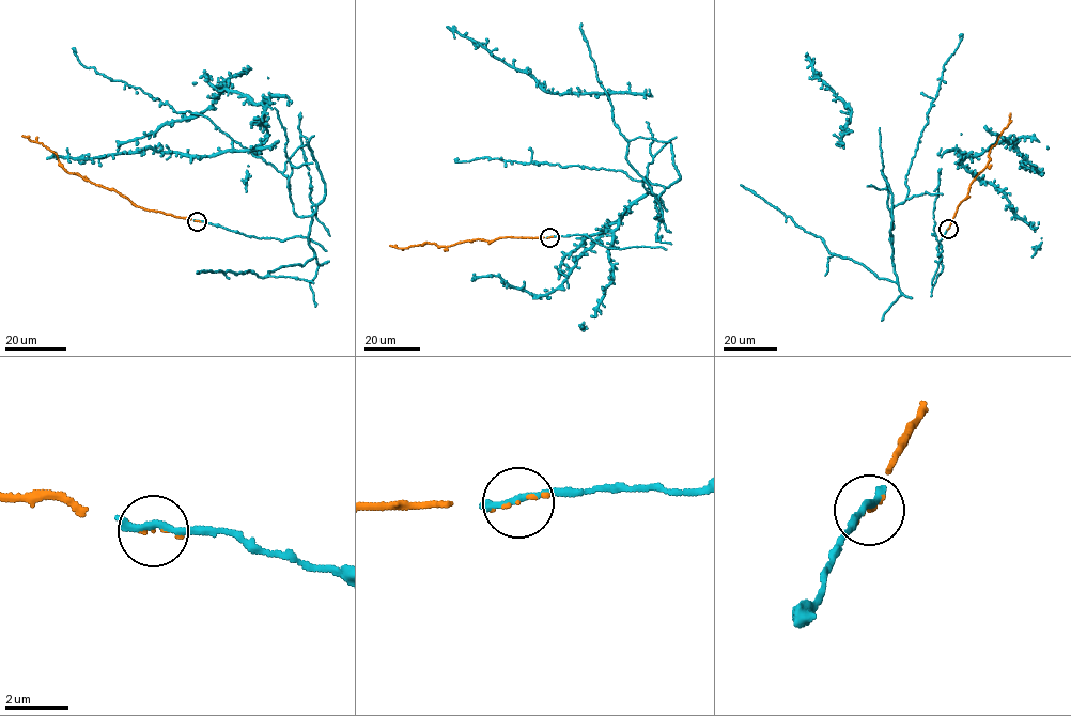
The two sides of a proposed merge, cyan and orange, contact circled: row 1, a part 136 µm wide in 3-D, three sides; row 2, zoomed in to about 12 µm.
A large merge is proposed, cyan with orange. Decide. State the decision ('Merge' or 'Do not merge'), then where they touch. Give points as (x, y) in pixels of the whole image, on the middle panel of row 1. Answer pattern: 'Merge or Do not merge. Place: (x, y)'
Merge. Place: (549, 237)

